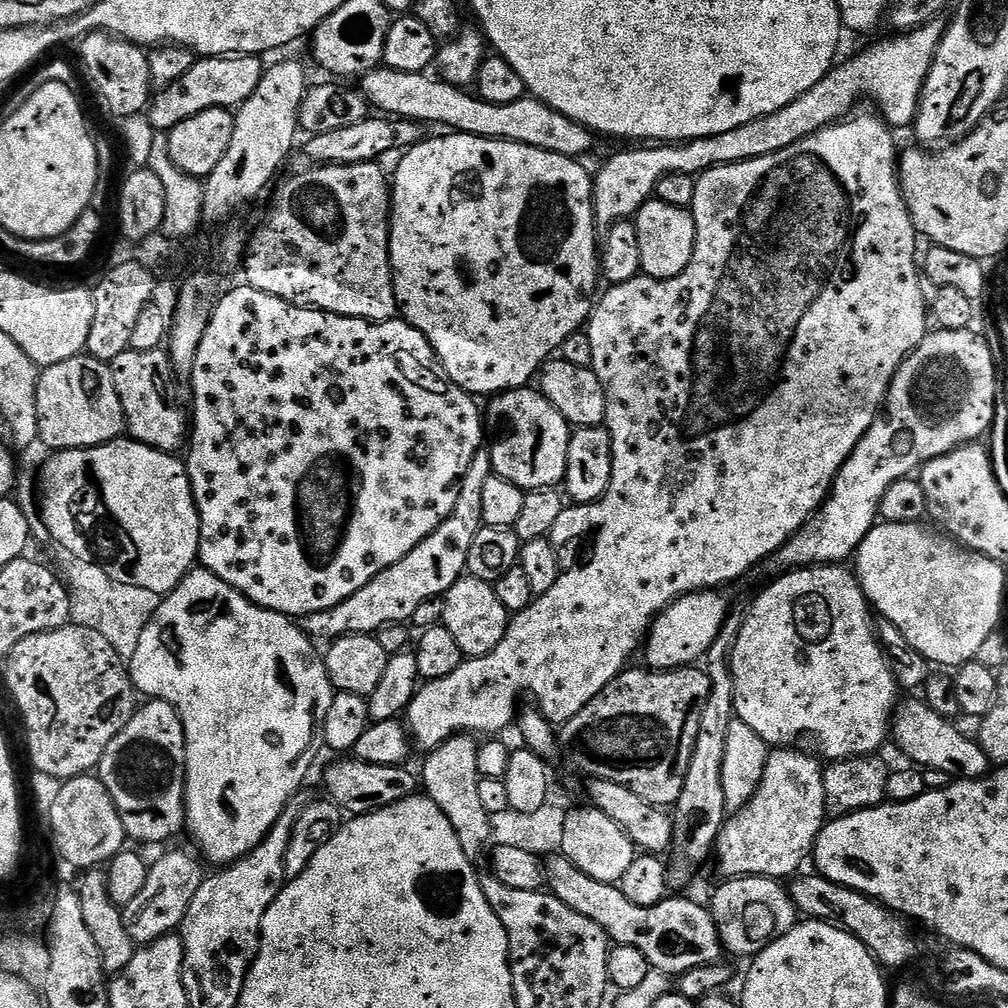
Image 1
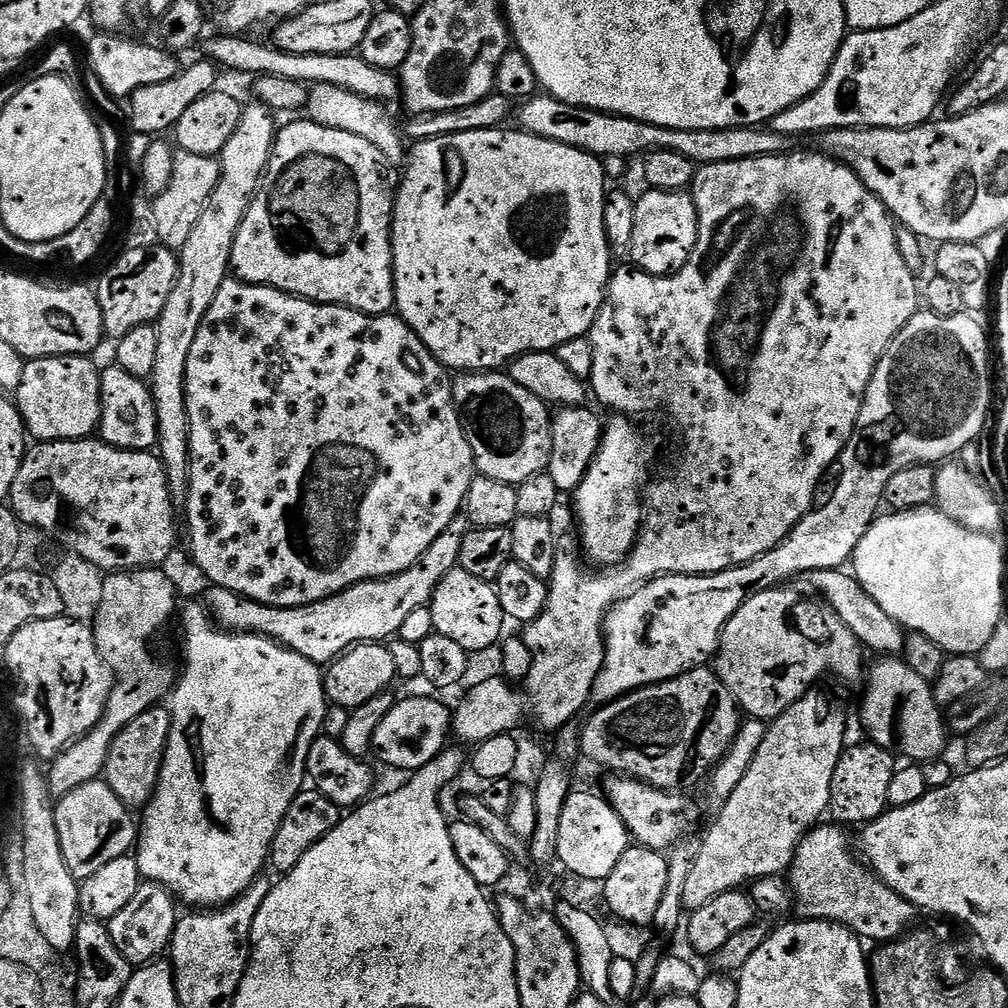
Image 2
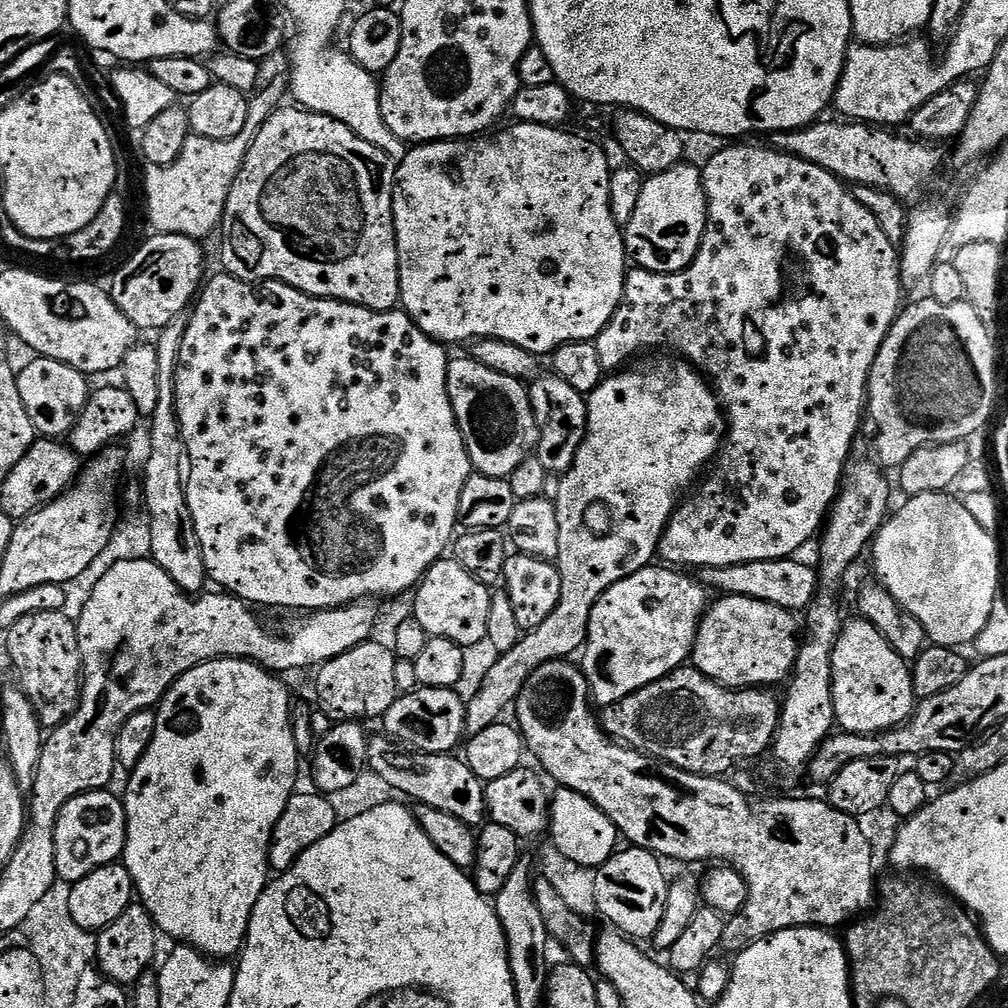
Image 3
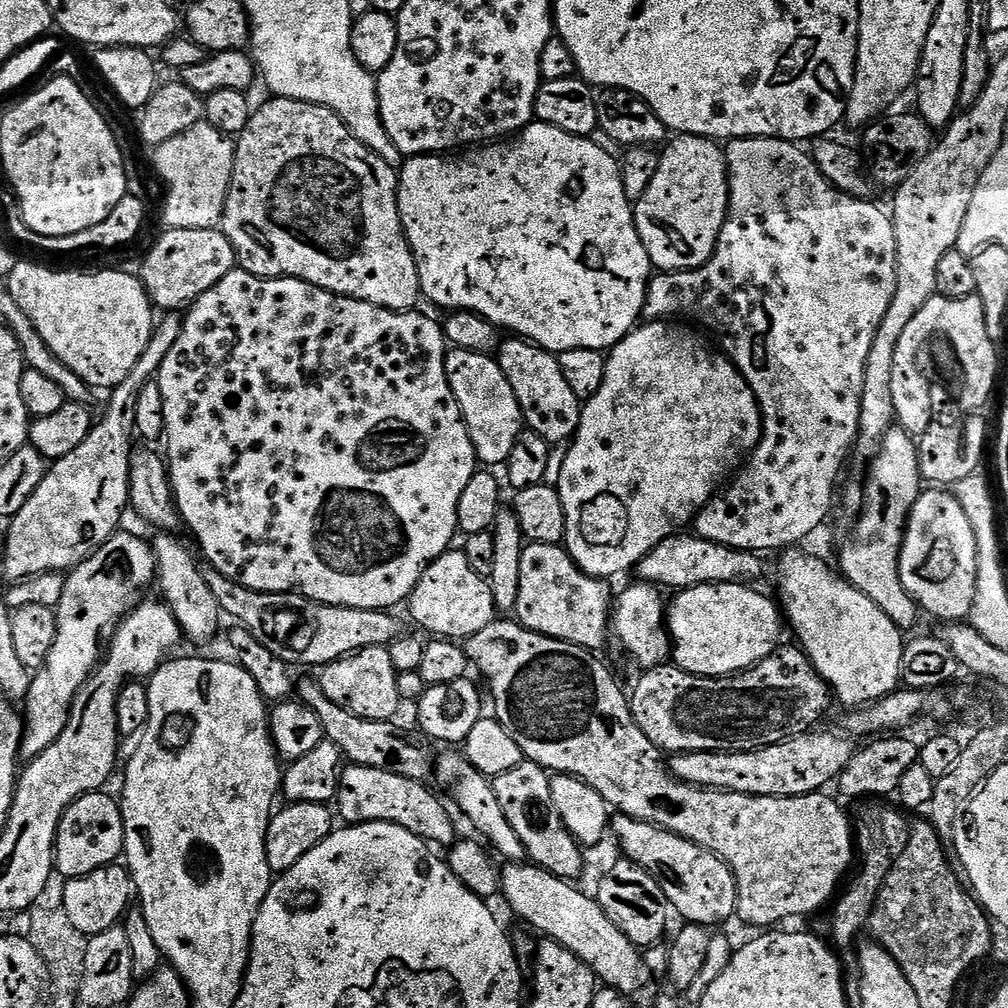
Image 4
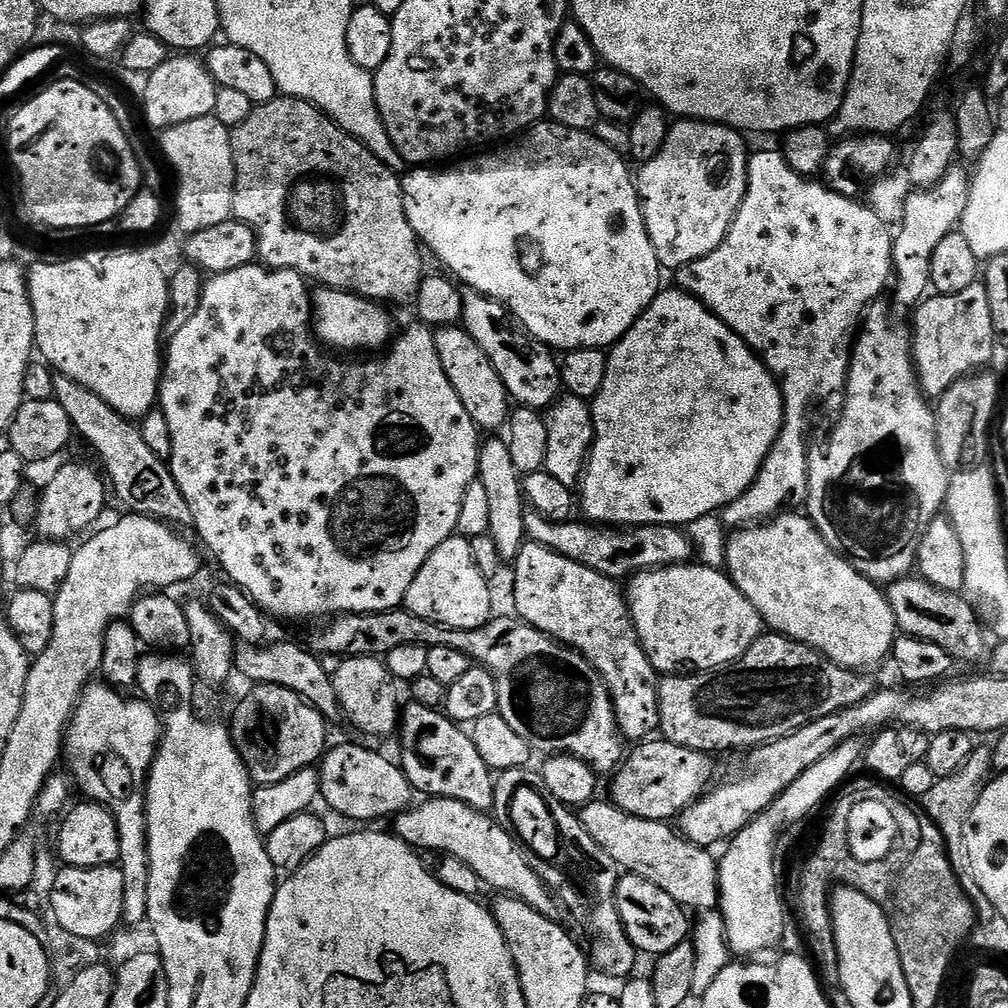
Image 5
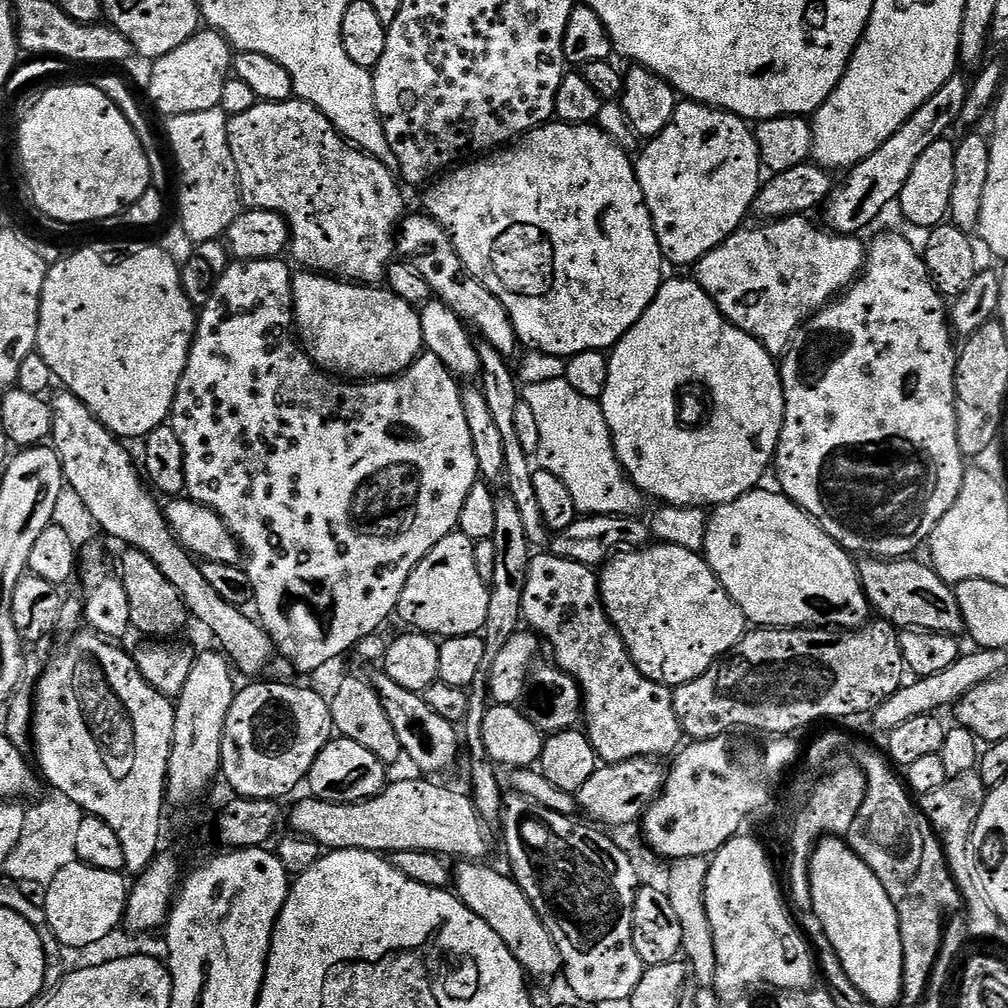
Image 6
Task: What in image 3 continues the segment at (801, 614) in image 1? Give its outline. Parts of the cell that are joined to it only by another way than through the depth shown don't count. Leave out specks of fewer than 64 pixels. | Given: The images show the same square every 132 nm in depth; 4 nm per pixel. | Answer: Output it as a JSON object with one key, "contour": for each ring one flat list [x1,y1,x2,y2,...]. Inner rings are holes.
{"contour":[[721,595,719,599,700,621,691,663,709,680,733,690,783,685,796,667,802,643,797,613,745,596]]}

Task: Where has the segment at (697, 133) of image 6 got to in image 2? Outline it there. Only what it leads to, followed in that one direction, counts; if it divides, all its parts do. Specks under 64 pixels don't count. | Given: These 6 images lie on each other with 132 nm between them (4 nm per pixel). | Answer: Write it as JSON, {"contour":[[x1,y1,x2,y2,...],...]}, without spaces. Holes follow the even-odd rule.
{"contour":[[645,191,641,200,635,201,634,238,630,260,639,271,648,272,654,277,672,276,690,258,698,242,700,219,696,213,696,203,687,191,658,192]]}

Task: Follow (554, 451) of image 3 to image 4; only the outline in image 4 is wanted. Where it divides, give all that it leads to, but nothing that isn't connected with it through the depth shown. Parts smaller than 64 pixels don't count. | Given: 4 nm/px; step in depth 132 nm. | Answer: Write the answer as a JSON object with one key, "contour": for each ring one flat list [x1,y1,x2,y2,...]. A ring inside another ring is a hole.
{"contour":[[523,338,501,339,494,359,502,366,506,382,514,389,514,398,522,406,525,425,553,446,564,446,575,437,580,425,582,401,576,397,566,378,562,378,562,366,553,353]]}

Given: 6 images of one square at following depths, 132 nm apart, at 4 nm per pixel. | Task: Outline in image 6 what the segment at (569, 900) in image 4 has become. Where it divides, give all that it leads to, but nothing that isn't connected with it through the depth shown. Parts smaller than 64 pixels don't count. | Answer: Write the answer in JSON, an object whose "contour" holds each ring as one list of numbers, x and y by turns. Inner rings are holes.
{"contour":[[416,778,420,780,396,780,389,783,377,796,371,796,369,800,359,800,353,804,335,804,334,802,326,802,325,800,317,800,315,798,307,798,308,800,300,800,292,808,292,813,287,813,286,820,292,823,291,831,298,836,305,836,320,845,324,850,335,850,338,848,357,848,358,850,366,850,367,852,378,852,381,854,391,854,394,852,401,852,402,850,422,850,423,852,434,852,438,856,451,858,451,856,460,856,461,861,464,862,480,862,485,859,484,855,488,852,488,838,484,834,486,832,486,825,480,820,479,815,472,803,471,795,460,792,455,792,452,788,443,788,440,784,431,784,431,779]]}

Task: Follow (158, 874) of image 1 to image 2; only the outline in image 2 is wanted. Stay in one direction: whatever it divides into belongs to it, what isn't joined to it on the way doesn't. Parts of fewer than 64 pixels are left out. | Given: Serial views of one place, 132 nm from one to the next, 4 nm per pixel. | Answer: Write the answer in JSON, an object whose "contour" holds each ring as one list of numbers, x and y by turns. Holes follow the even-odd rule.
{"contour":[[151,882,141,883,138,894,123,908,120,913,114,914,114,918,107,921,110,938,114,938,114,946,134,966,151,964,159,961,160,956,169,951,172,943,172,935,176,929,178,919,177,901,171,892,161,884]]}

